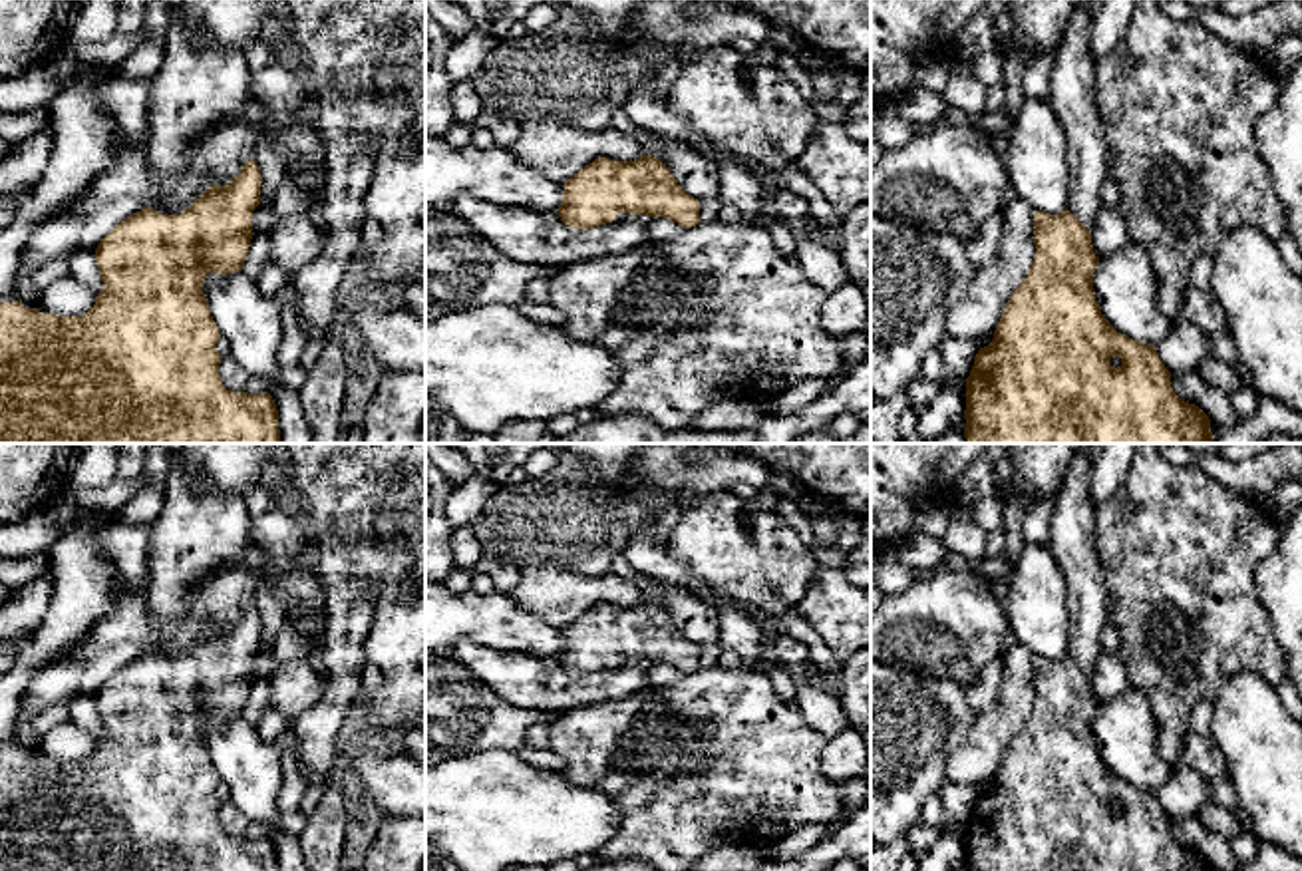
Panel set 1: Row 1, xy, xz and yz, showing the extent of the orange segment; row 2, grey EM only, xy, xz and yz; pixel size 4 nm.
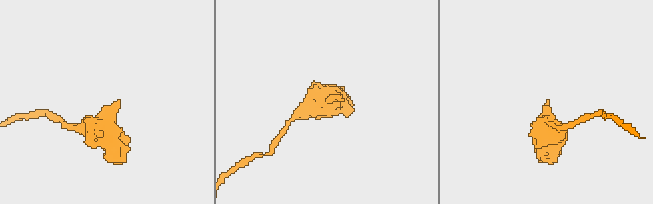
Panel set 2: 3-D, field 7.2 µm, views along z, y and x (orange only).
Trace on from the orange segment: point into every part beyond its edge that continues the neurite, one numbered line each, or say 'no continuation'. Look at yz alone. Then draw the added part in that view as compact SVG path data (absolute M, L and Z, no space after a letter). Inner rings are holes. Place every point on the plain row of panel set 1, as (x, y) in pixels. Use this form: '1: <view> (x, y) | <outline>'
1: yz (1072, 527) | M1077 443L1063 489L1050 519L1048 547L1067 587L1069 650L1067 656L1093 676L1103 654L1099 636L1107 620L1107 571L1095 545L1095 511L1089 483L1095 463L1089 443Z

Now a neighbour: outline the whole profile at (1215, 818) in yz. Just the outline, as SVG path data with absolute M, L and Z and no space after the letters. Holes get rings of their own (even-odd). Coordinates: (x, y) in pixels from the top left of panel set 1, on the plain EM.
M1213 801L1205 803L1197 811L1197 817L1207 831L1224 837L1228 841L1232 841L1236 835L1244 831L1240 819L1221 803L1213 803Z

